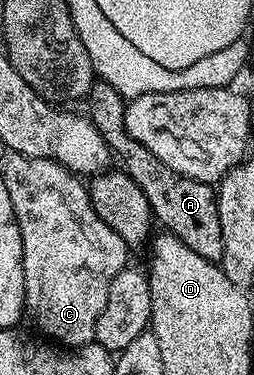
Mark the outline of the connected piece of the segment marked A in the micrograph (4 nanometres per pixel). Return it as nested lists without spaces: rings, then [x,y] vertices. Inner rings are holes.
[[[95,82],[89,93],[90,100],[89,119],[91,123],[97,126],[101,138],[105,138],[107,147],[111,149],[114,159],[123,163],[120,164],[122,171],[126,172],[129,178],[133,178],[133,182],[137,182],[137,186],[141,186],[141,194],[145,194],[152,217],[158,223],[160,220],[164,224],[162,227],[168,233],[175,235],[185,246],[189,246],[193,253],[214,262],[222,261],[223,239],[221,238],[221,218],[215,201],[216,189],[212,185],[189,178],[185,174],[177,174],[177,170],[169,170],[169,166],[165,166],[165,162],[161,162],[161,158],[157,158],[157,154],[153,154],[153,150],[145,150],[145,146],[141,146],[141,142],[132,138],[125,130],[125,110],[127,109],[125,98],[121,94],[117,94],[117,90],[113,90],[113,86]]]

